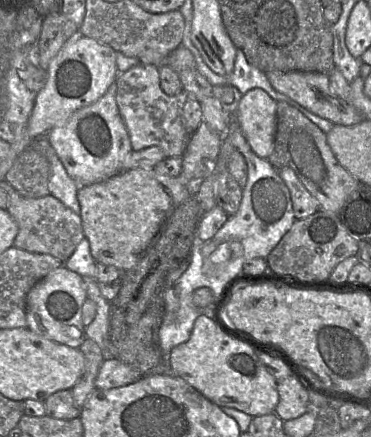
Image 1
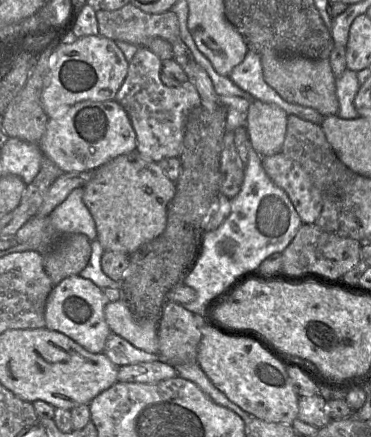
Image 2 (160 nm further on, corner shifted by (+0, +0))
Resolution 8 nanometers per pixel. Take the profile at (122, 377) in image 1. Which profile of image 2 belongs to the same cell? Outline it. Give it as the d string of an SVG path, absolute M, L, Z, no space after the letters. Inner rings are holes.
M161 361L120 366L117 380L121 383L157 383L177 376L176 369Z

